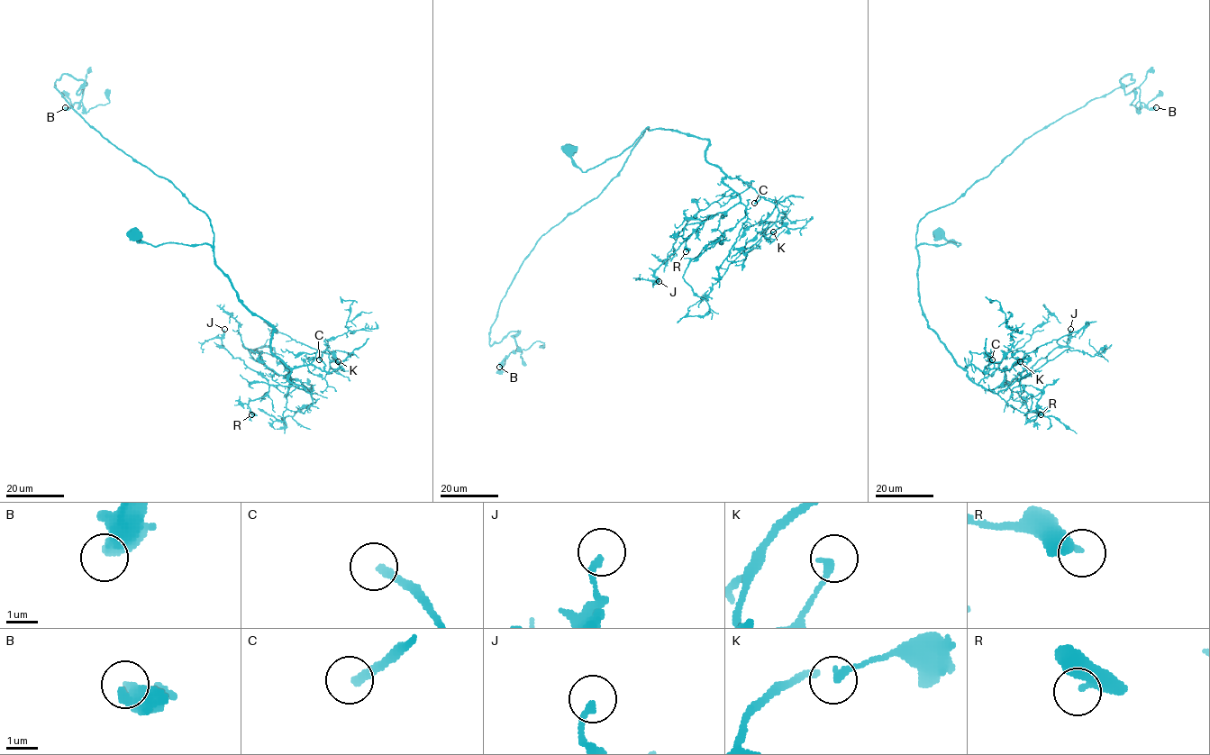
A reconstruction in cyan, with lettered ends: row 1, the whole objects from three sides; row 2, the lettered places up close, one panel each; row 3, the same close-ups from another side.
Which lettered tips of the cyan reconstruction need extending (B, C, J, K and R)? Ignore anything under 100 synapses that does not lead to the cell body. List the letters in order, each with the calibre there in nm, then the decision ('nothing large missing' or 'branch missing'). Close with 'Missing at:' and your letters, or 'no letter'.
B: 480 nm thick; nothing large missing
C: 260 nm thick; branch missing
J: 190 nm thick; nothing large missing
K: 240 nm thick; nothing large missing
R: 360 nm thick; nothing large missing
Missing at: C

